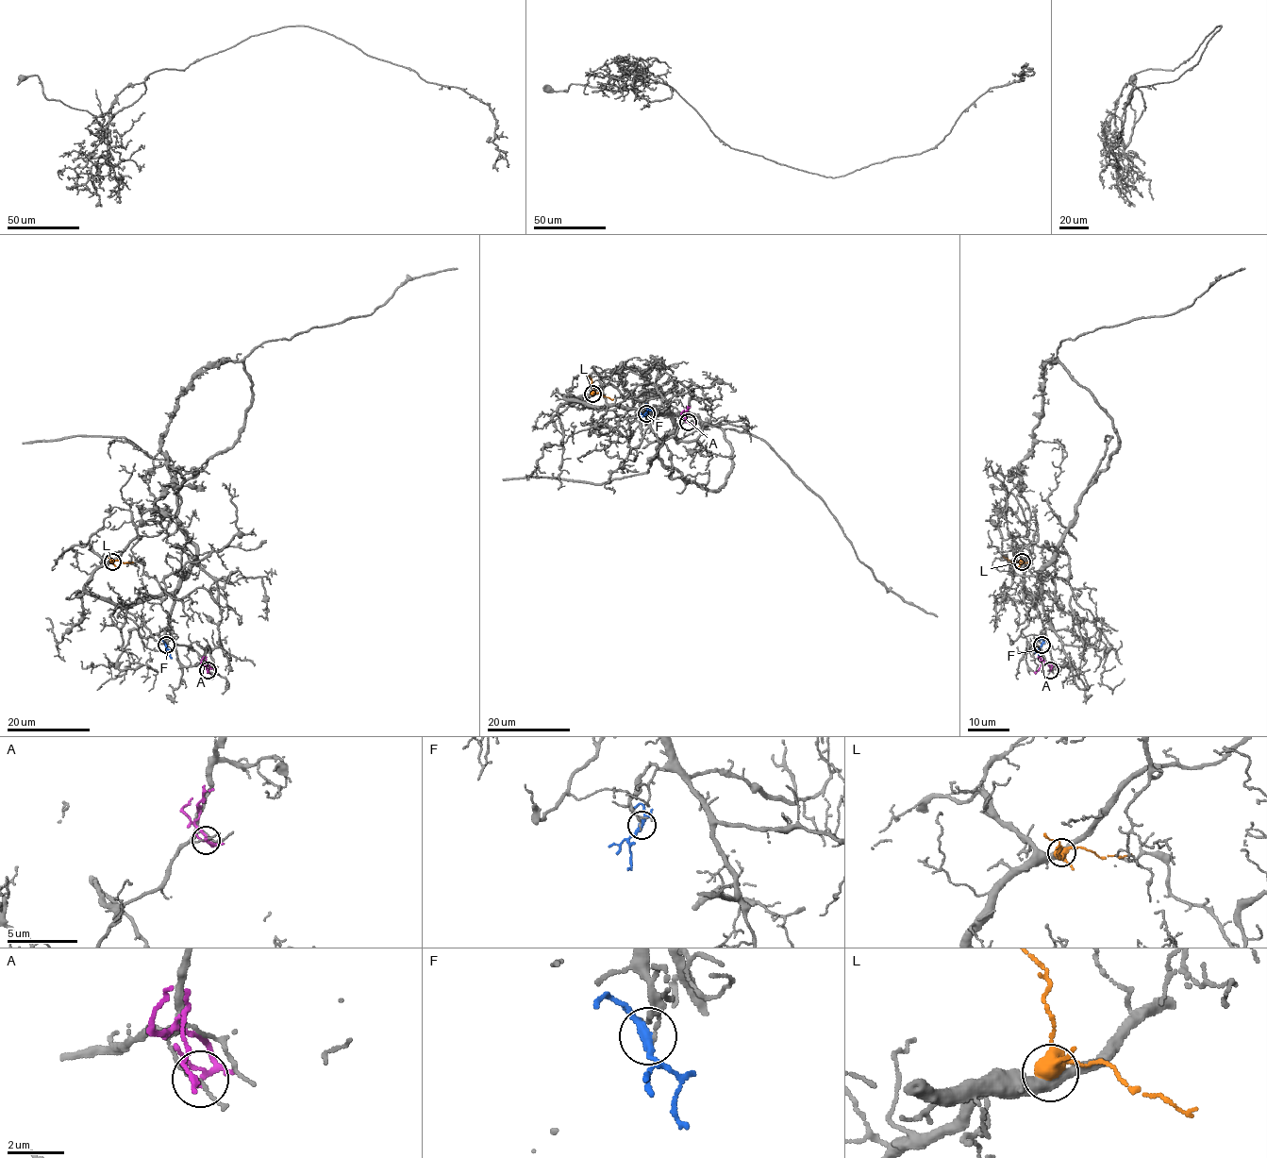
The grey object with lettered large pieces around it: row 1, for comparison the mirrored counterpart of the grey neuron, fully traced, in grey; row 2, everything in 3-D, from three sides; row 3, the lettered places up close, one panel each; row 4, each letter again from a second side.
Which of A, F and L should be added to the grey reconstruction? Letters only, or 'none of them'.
L

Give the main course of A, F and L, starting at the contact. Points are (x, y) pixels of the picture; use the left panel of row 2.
A: (208, 669), (204, 664), (206, 660), (206, 668), (210, 674)
F: (165, 645), (172, 658)
L: (111, 562), (133, 562)

